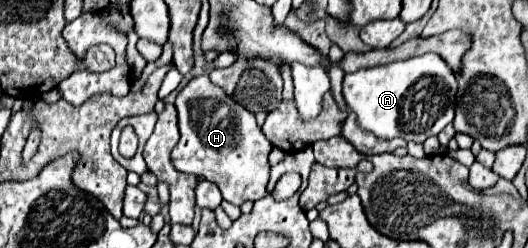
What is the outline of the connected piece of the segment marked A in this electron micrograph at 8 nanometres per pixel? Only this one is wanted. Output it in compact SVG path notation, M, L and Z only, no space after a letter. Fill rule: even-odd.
M423 54L423 56L409 58L409 60L391 62L385 66L363 68L359 72L345 74L345 78L343 78L343 96L345 96L349 110L355 112L357 124L363 130L367 130L383 140L405 138L405 140L413 140L413 142L425 142L429 136L439 134L449 122L453 122L455 92L457 92L457 80L453 76L453 70L437 54ZM417 80L419 80L419 88L411 88Z

